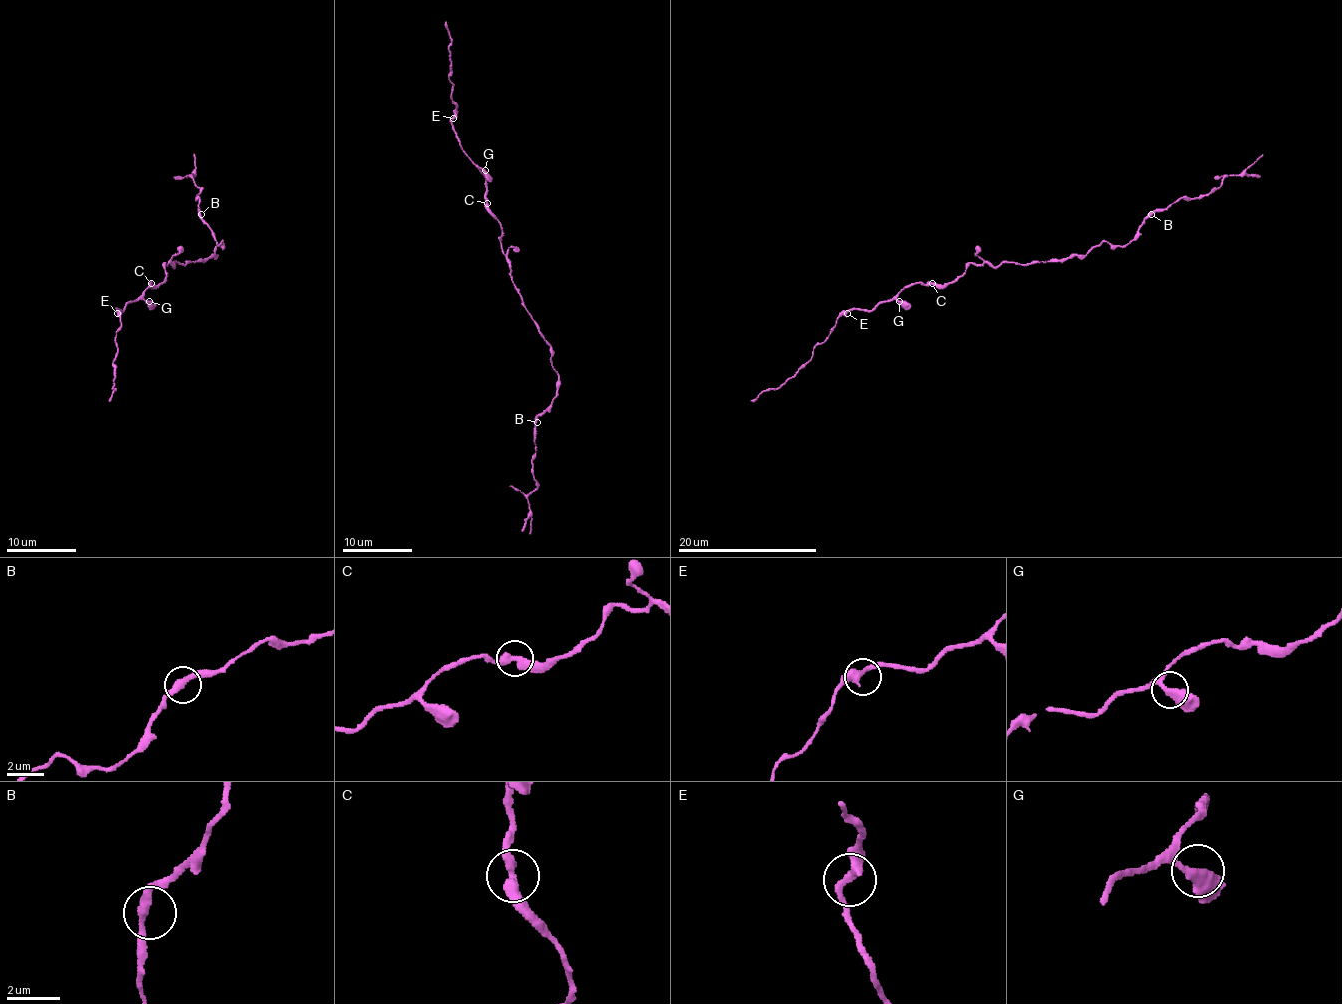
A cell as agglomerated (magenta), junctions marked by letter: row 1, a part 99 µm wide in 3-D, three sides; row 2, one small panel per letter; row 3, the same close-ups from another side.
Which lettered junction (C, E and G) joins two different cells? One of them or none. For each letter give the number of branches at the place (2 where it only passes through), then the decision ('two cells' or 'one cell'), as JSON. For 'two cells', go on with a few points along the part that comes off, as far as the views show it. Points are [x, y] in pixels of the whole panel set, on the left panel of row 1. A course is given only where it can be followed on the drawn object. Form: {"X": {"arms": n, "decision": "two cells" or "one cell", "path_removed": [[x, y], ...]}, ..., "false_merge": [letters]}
{"C": {"arms": 2, "decision": "two cells", "path_removed": [[150, 284], [164, 280], [164, 263], [203, 261], [215, 256], [222, 242], [199, 214], [194, 153]]}, "E": {"arms": 2, "decision": "one cell"}, "G": {"arms": 2, "decision": "one cell"}, "false_merge": ["C"]}

